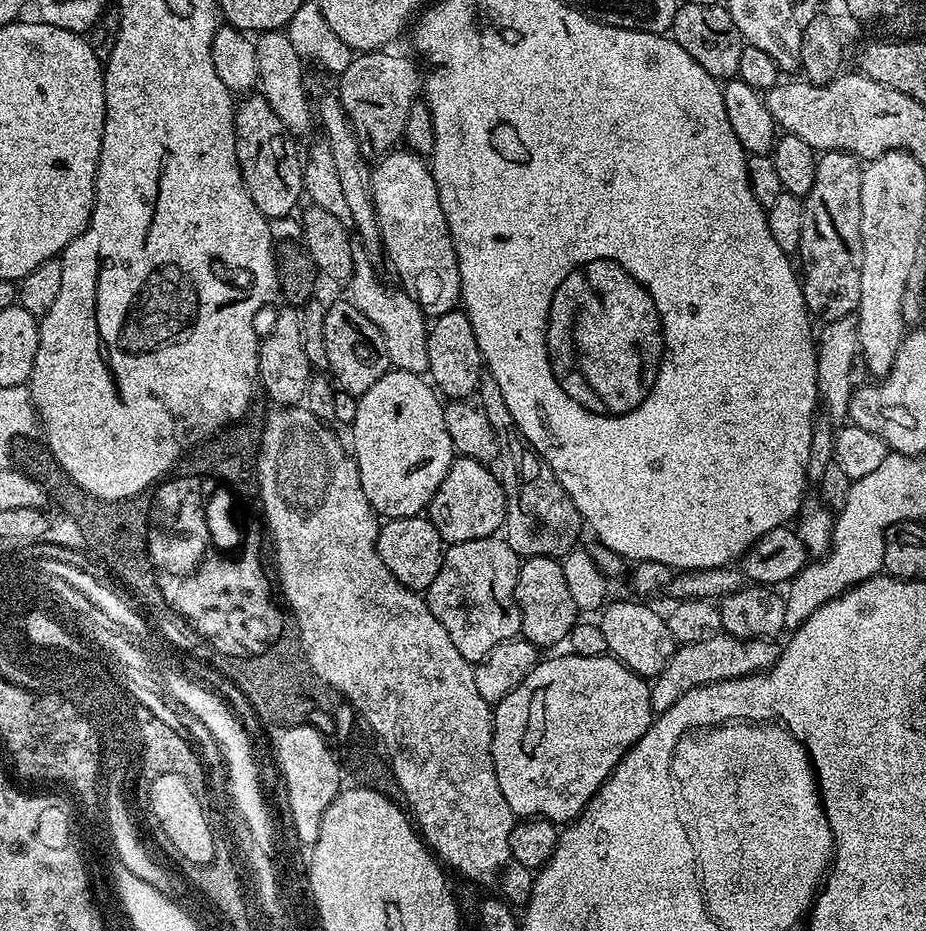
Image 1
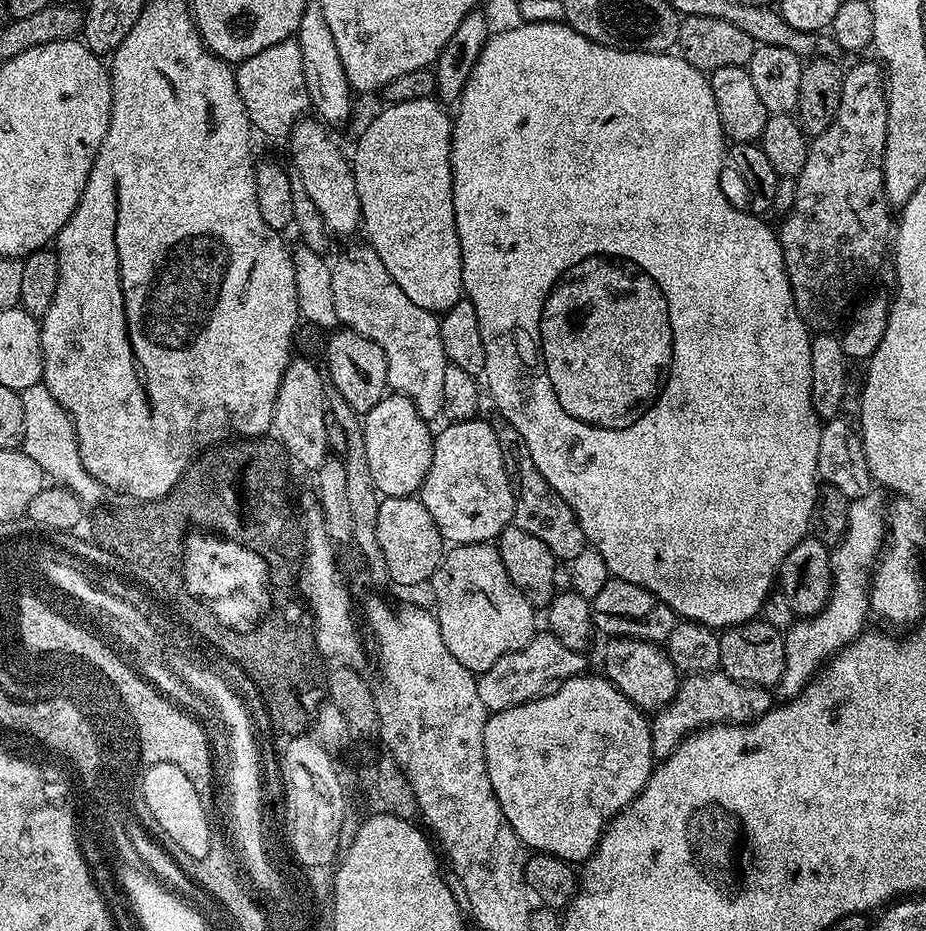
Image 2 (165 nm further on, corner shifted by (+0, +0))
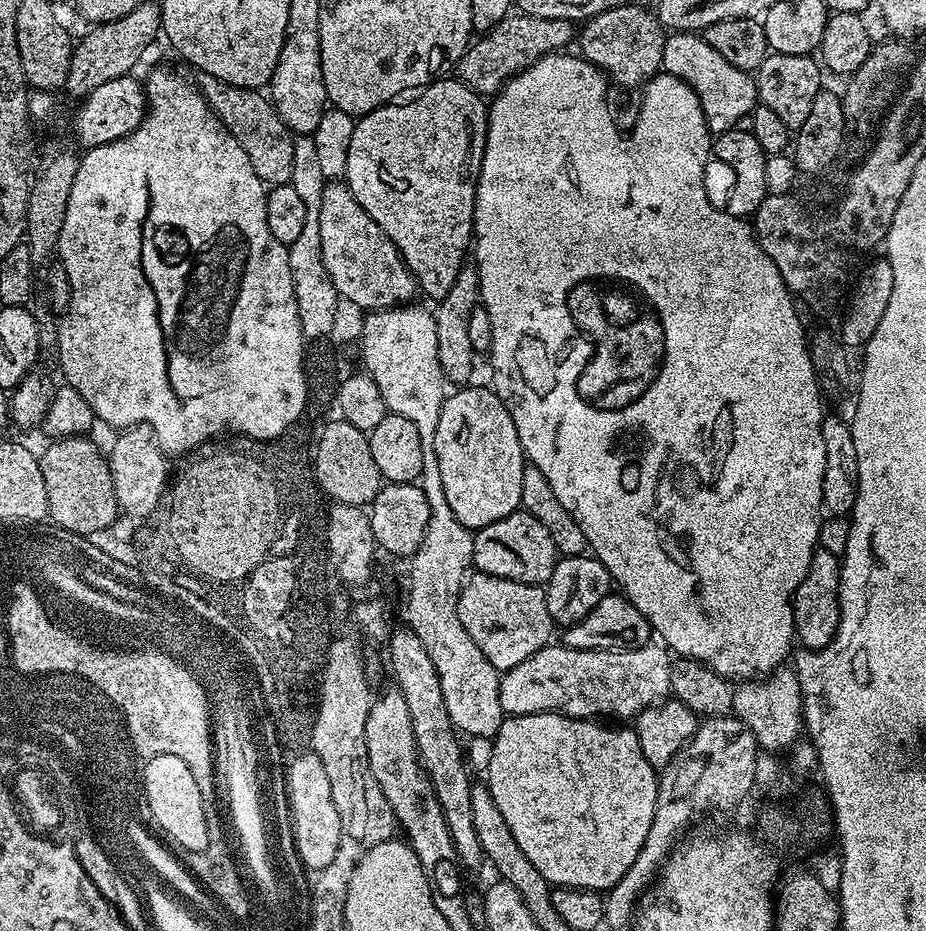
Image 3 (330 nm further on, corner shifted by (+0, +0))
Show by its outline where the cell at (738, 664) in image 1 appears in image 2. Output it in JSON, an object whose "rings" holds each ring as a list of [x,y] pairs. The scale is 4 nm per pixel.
{"rings":[[[713,670],[710,672],[693,672],[685,675],[680,681],[676,697],[667,706],[660,709],[651,717],[652,726],[652,755],[657,761],[667,760],[668,755],[685,740],[692,732],[700,728],[706,728],[709,724],[750,724],[753,720],[762,718],[774,707],[773,693],[767,688],[753,688],[734,678],[730,678],[725,672]]]}

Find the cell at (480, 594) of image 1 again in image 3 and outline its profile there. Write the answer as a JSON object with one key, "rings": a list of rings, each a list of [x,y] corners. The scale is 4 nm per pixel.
{"rings":[[[473,571],[465,579],[464,587],[461,588],[458,598],[458,618],[462,626],[466,628],[466,634],[474,640],[474,646],[478,646],[478,650],[498,670],[507,670],[518,666],[518,662],[526,662],[530,654],[542,650],[545,644],[553,639],[554,625],[550,618],[550,610],[546,608],[543,587],[498,578],[485,572]]]}

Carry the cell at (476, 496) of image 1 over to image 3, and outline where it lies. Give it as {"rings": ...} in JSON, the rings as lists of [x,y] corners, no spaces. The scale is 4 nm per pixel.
{"rings":[[[460,386],[453,394],[445,395],[444,405],[435,430],[431,455],[436,455],[434,466],[442,478],[442,490],[446,494],[446,502],[454,512],[454,518],[462,522],[462,526],[470,529],[485,528],[521,507],[522,474],[526,457],[524,447],[518,438],[518,430],[514,426],[514,418],[510,418],[510,410],[498,398],[491,387],[472,388]]]}

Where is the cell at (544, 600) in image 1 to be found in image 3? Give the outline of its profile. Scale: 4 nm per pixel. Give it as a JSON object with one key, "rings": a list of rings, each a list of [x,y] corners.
{"rings":[[[517,510],[490,526],[475,529],[472,541],[472,568],[475,571],[537,586],[547,585],[550,574],[554,574],[558,559],[554,538],[550,538],[546,526],[528,512]]]}

